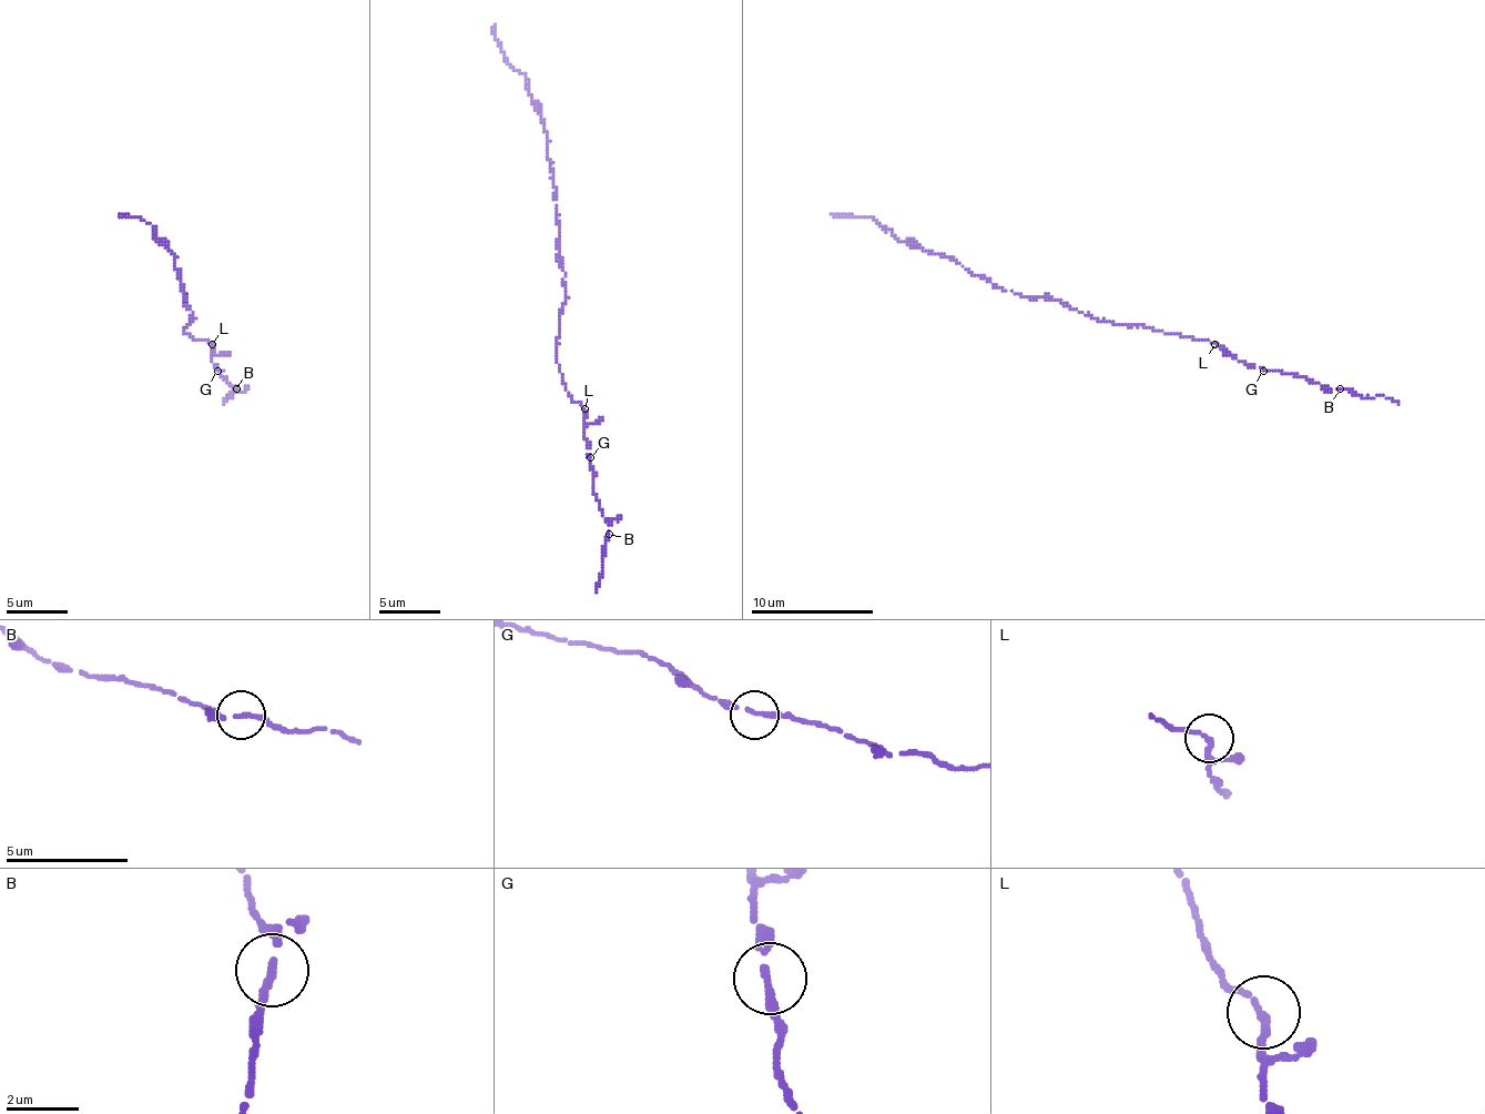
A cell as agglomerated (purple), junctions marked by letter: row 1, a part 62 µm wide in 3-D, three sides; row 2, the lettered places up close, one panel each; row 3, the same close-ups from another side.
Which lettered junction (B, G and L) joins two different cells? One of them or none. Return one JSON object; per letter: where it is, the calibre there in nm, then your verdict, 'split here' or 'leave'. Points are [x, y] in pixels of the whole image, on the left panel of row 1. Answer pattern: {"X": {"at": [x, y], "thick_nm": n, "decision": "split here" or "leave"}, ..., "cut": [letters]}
{"B": {"at": [236, 388], "thick_nm": 200, "decision": "leave"}, "G": {"at": [217, 371], "thick_nm": 190, "decision": "leave"}, "L": {"at": [212, 344], "thick_nm": 180, "decision": "leave"}, "cut": []}

